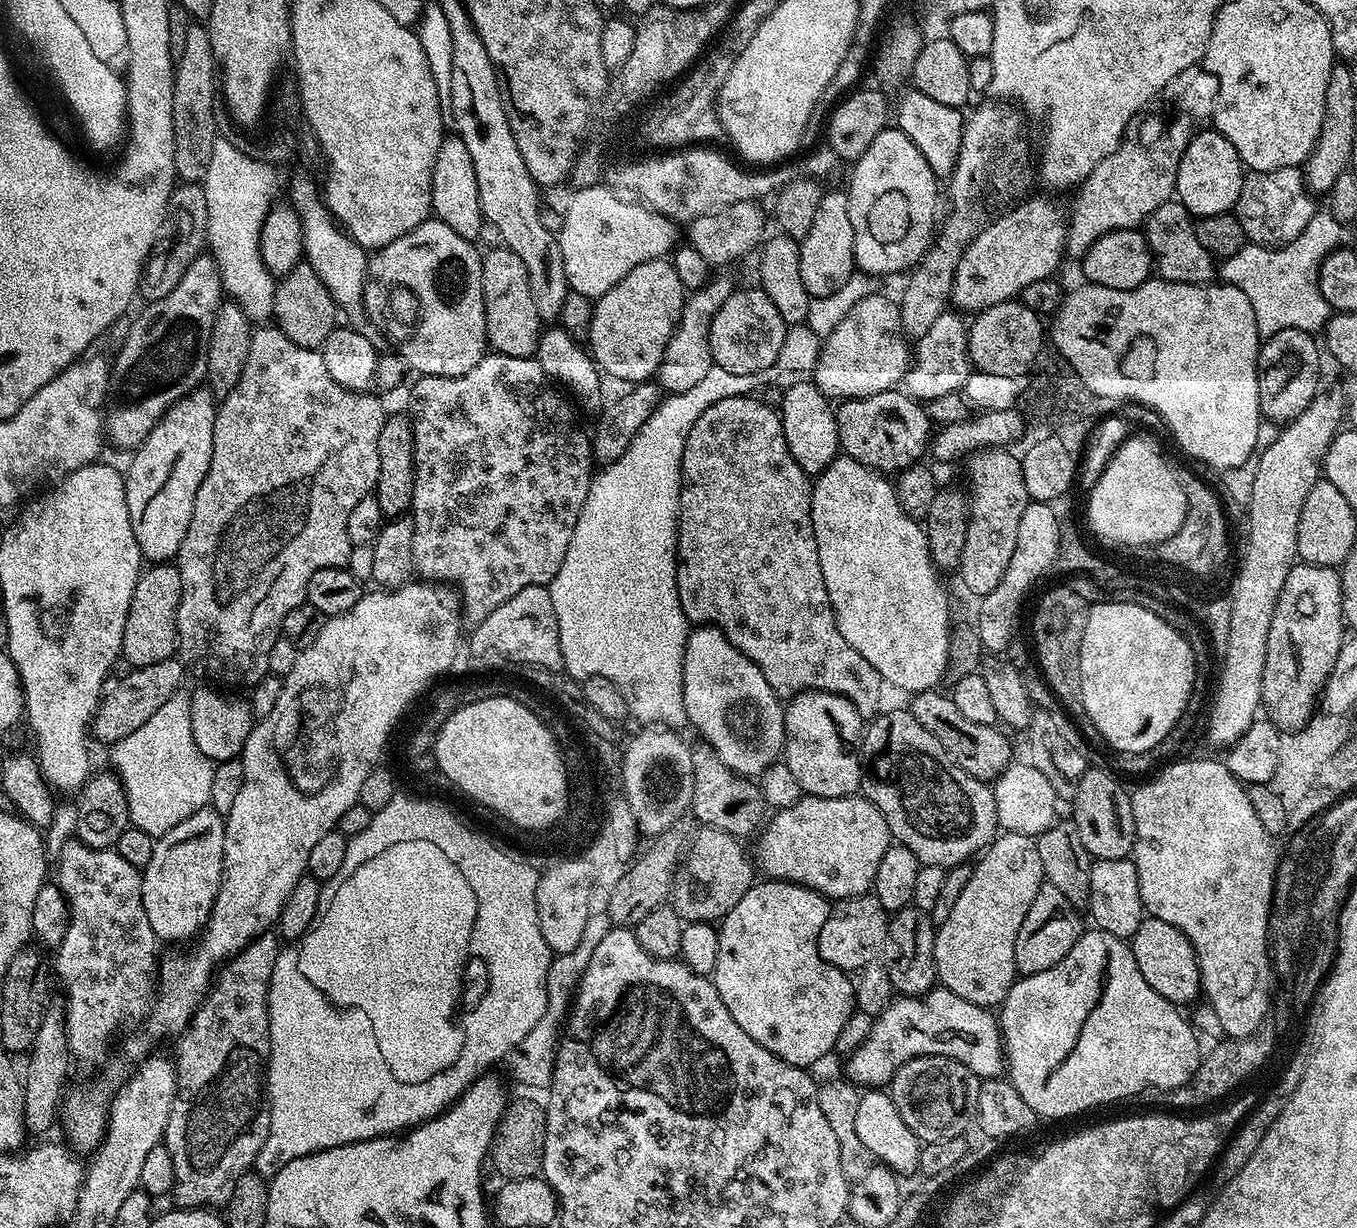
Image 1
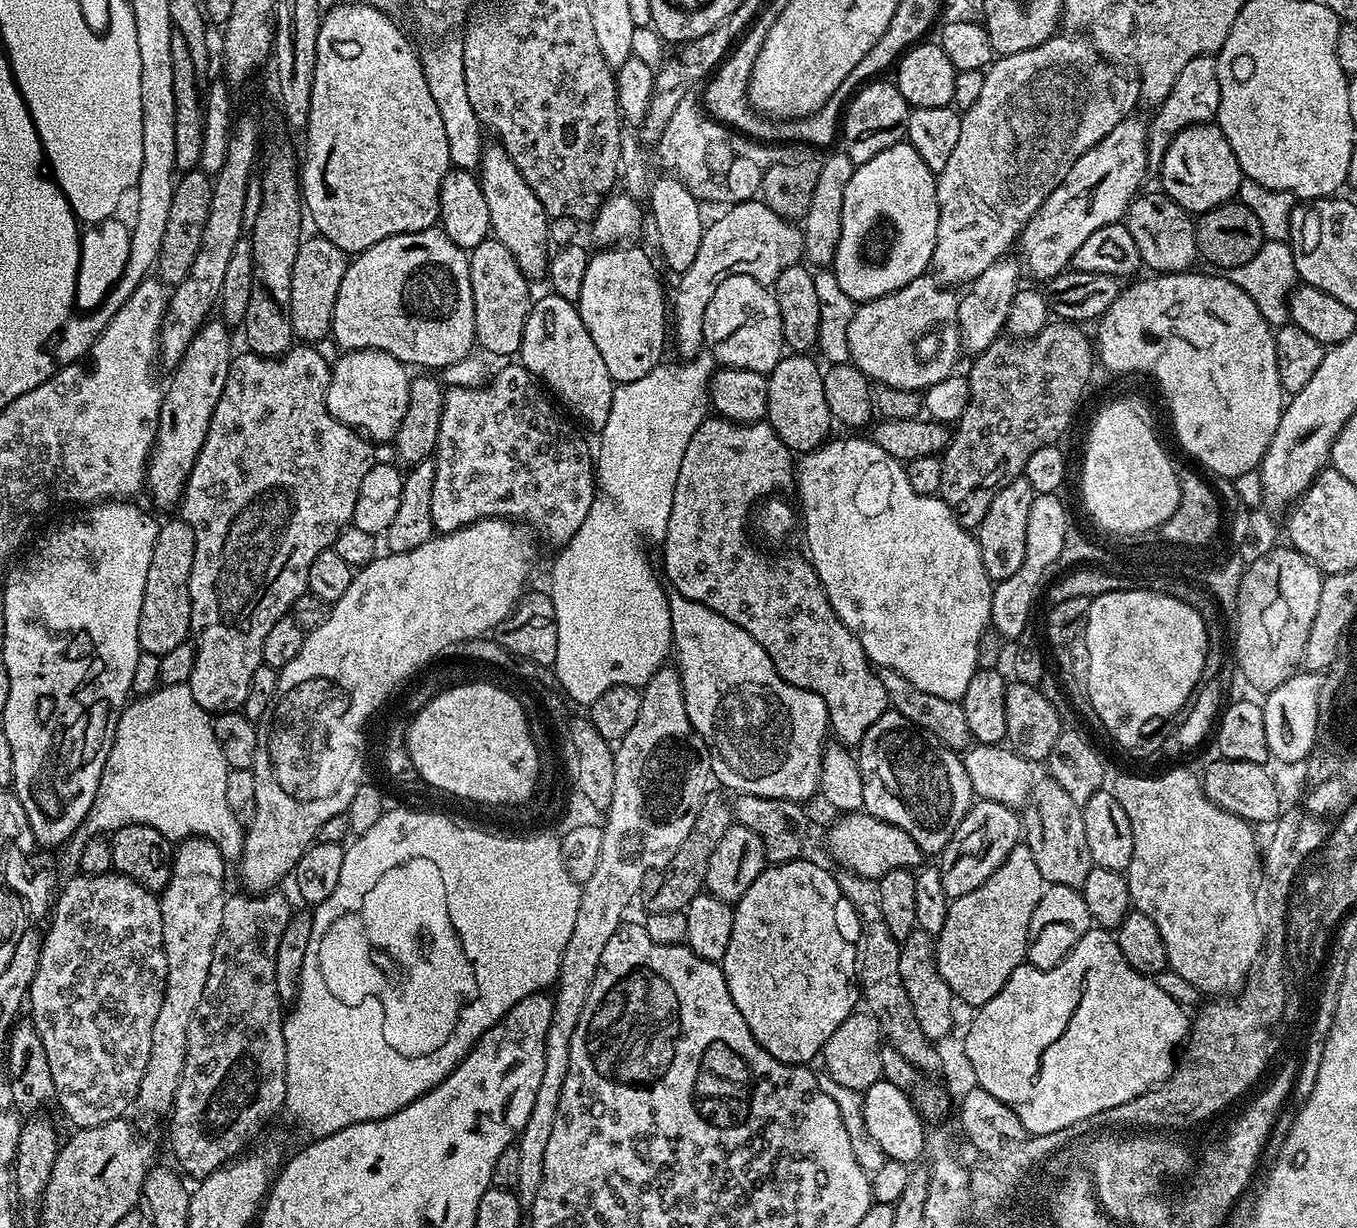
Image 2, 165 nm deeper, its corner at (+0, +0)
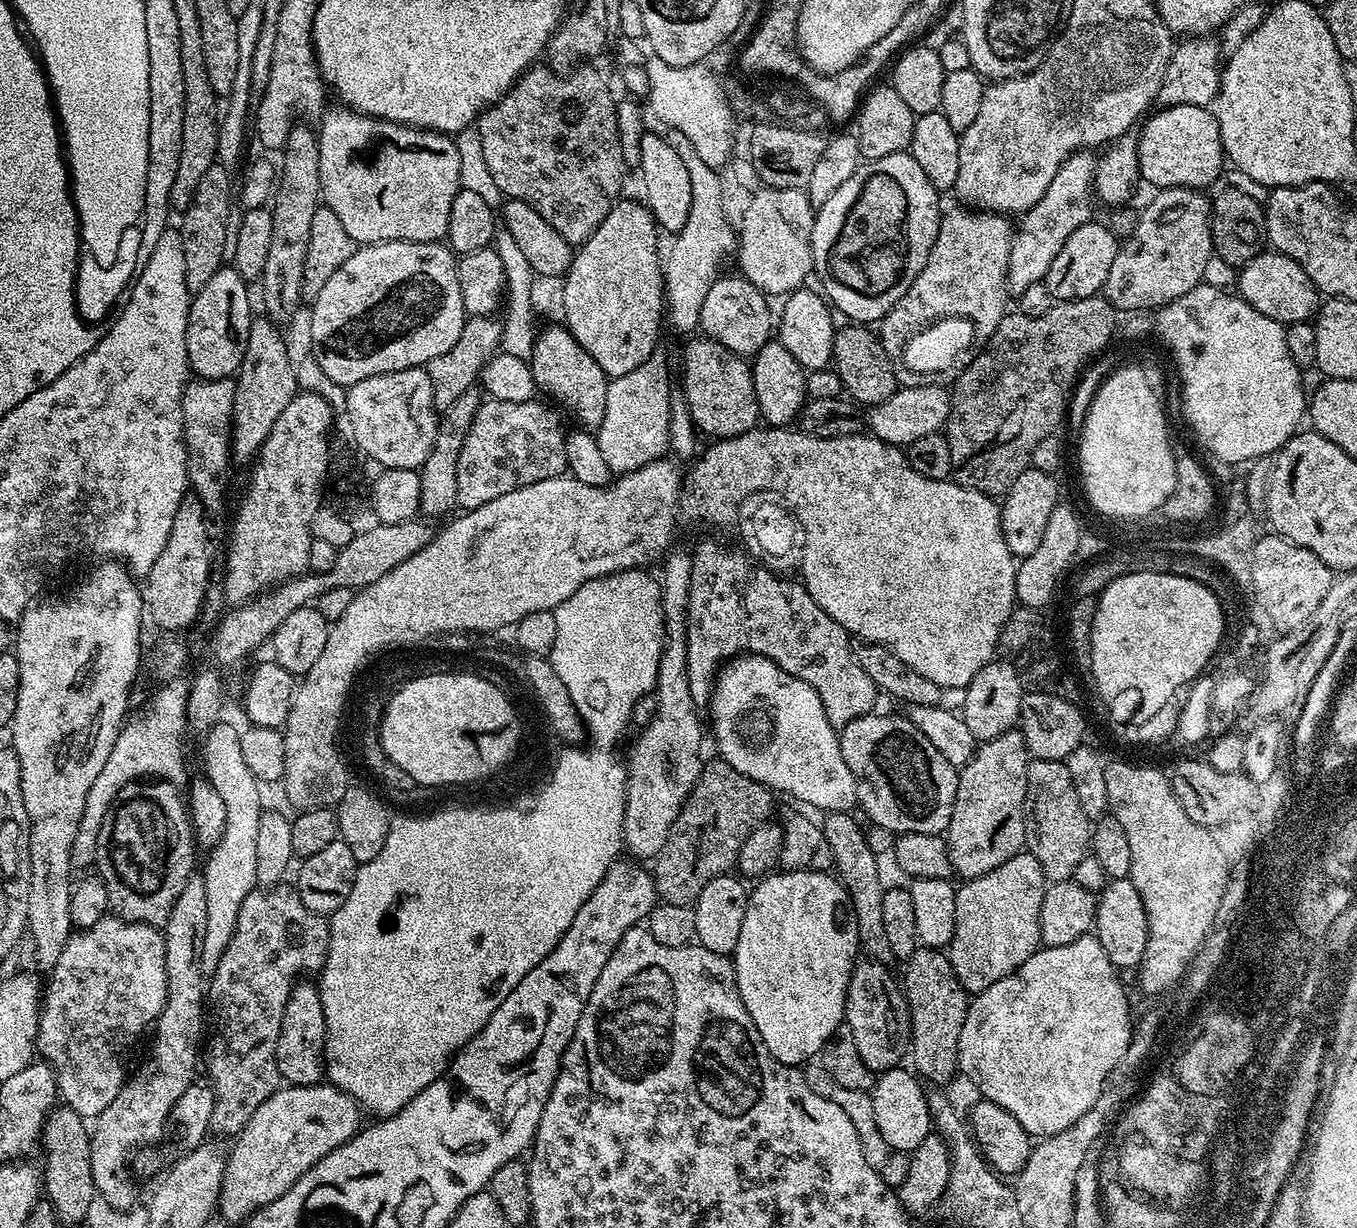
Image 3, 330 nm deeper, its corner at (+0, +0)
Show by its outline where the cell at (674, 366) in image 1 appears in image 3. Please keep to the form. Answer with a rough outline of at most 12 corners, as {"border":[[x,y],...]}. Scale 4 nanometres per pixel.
{"border":[[764,186],[738,225],[739,275],[769,298],[812,267],[805,189]]}

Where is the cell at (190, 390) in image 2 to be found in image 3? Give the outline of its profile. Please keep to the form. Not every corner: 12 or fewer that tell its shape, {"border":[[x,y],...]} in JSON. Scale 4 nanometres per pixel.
{"border":[[222,266],[192,297],[189,369],[235,377],[254,319],[249,281]]}

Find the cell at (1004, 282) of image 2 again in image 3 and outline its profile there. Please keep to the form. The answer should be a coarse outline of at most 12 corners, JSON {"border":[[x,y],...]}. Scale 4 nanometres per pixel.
{"border":[[1068,156],[1012,234],[1008,290],[1043,281],[1093,219],[1097,157]]}

